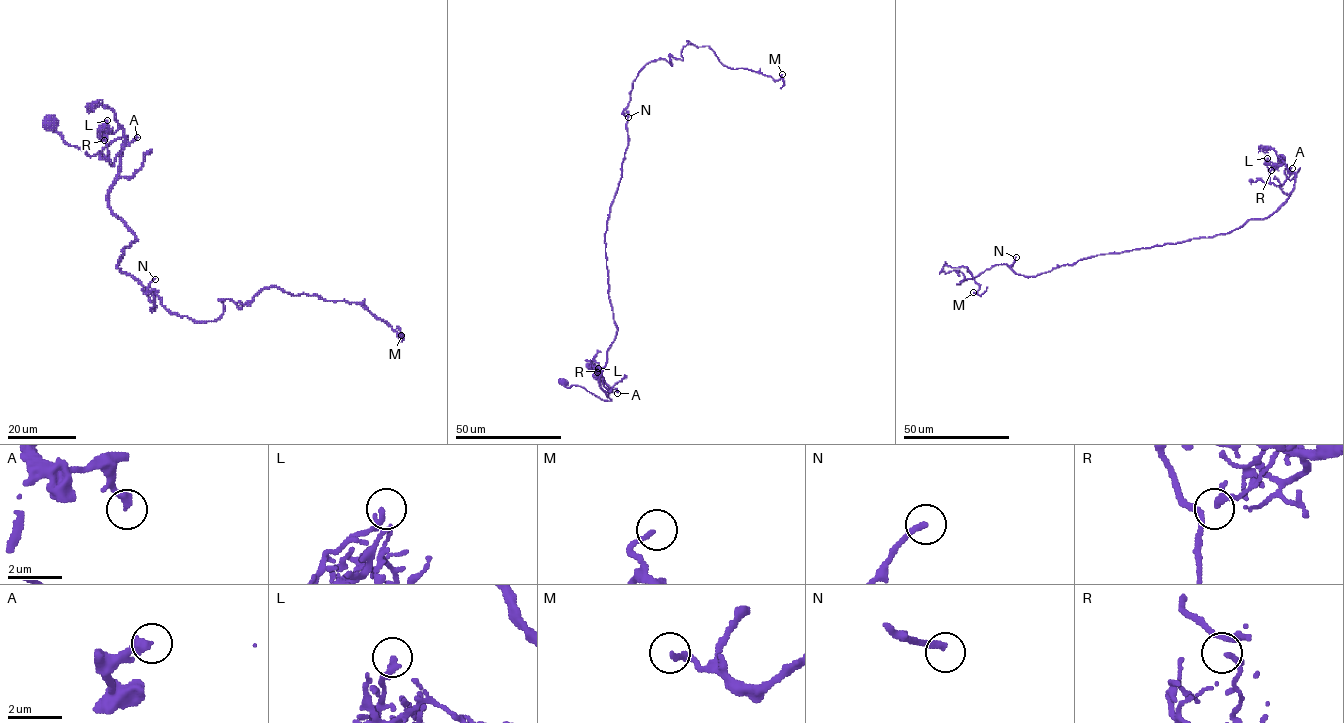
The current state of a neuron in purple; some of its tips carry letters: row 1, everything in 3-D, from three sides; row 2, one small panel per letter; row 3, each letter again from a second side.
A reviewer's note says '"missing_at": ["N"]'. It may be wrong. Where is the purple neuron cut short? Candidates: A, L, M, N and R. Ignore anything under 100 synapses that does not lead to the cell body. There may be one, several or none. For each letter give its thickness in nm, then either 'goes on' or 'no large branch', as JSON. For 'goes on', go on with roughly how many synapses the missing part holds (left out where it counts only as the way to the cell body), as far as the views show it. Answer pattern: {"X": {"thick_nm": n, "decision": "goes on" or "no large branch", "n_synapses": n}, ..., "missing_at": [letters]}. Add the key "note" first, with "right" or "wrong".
{"note": "right", "A": {"thick_nm": 320, "decision": "no large branch"}, "L": {"thick_nm": 240, "decision": "no large branch"}, "M": {"thick_nm": 180, "decision": "no large branch"}, "N": {"thick_nm": 220, "decision": "goes on", "n_synapses": 180}, "R": {"thick_nm": 140, "decision": "no large branch"}, "missing_at": ["N"]}

